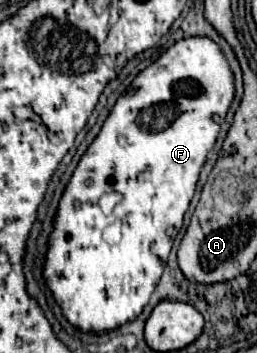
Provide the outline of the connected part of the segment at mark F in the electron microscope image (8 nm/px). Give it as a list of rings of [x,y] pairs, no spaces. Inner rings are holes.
[[[187,37],[177,41],[153,65],[141,71],[127,93],[119,97],[99,135],[81,157],[59,201],[55,229],[49,241],[43,275],[69,323],[83,331],[103,333],[133,321],[149,303],[163,273],[163,263],[169,257],[173,237],[183,227],[183,215],[195,195],[207,153],[217,141],[221,121],[225,119],[233,97],[233,71],[221,47],[209,37]],[[113,191],[123,193],[123,199],[115,205],[109,217],[103,217],[97,199],[103,193]],[[75,201],[79,201],[81,207],[75,207]],[[117,219],[121,219],[123,237],[117,245],[111,245],[103,239],[103,229]]]

